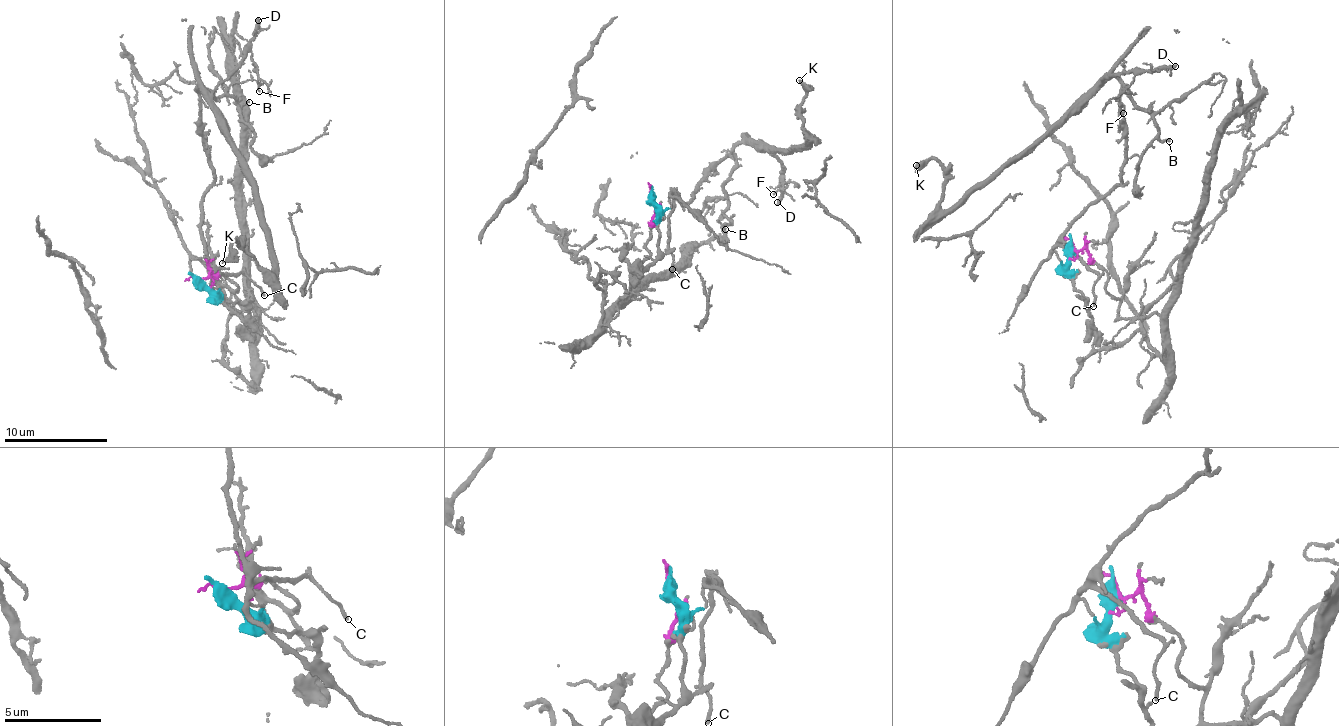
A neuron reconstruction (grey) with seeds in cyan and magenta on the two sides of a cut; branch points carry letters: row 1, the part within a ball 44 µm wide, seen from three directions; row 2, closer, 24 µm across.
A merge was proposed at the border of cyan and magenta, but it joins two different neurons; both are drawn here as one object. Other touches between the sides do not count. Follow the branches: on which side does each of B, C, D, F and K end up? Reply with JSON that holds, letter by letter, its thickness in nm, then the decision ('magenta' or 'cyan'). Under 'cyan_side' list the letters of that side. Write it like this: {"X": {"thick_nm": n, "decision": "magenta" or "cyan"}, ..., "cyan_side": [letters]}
{"B": {"thick_nm": 120, "decision": "cyan"}, "C": {"thick_nm": 160, "decision": "cyan"}, "D": {"thick_nm": 280, "decision": "cyan"}, "F": {"thick_nm": 120, "decision": "cyan"}, "K": {"thick_nm": 240, "decision": "cyan"}, "cyan_side": ["B", "C", "D", "F", "K"]}

